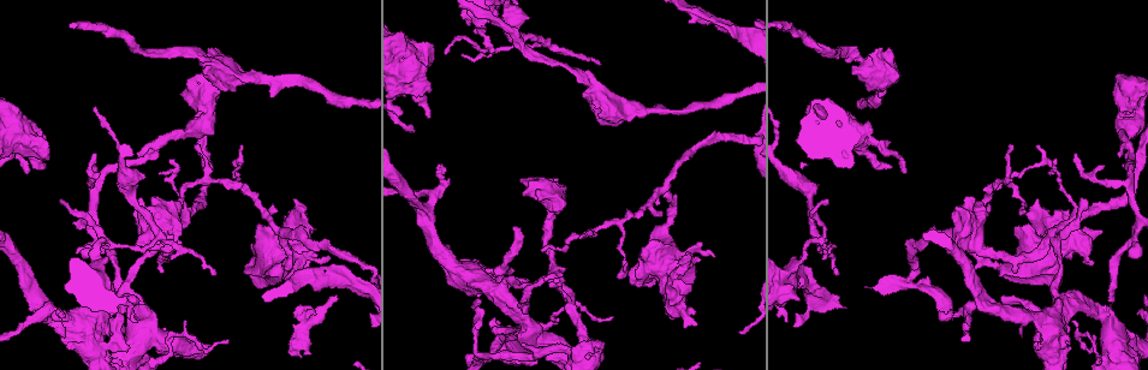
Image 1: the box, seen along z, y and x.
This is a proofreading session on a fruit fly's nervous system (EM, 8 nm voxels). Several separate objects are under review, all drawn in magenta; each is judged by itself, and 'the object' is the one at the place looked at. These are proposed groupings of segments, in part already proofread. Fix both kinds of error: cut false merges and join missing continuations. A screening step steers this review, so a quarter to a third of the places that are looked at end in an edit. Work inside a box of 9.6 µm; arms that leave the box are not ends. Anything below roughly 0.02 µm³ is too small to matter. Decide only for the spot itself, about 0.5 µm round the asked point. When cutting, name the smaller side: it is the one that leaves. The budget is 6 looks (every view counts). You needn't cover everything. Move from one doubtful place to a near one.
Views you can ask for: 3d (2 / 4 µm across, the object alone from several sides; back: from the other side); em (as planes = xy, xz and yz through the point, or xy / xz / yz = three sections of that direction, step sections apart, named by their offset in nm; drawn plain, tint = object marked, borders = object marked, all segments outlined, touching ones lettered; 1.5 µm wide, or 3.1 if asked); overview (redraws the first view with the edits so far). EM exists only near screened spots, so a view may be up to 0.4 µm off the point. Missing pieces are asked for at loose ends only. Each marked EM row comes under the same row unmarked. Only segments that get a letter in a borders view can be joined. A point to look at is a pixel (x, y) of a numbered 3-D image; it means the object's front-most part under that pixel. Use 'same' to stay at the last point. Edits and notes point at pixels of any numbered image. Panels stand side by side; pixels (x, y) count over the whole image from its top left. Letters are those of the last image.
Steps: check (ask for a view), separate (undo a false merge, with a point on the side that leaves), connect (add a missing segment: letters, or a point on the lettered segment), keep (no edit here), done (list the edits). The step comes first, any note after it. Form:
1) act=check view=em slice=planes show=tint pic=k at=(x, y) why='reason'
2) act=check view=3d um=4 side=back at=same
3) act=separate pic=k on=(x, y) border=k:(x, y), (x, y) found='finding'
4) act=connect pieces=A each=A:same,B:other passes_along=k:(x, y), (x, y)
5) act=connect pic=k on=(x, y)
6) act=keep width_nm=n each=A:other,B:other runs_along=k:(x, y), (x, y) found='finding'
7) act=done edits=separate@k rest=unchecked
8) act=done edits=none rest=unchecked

act=check view=em slice=planes show=tint pic=1 at=(1053, 299) why='branch stops here'

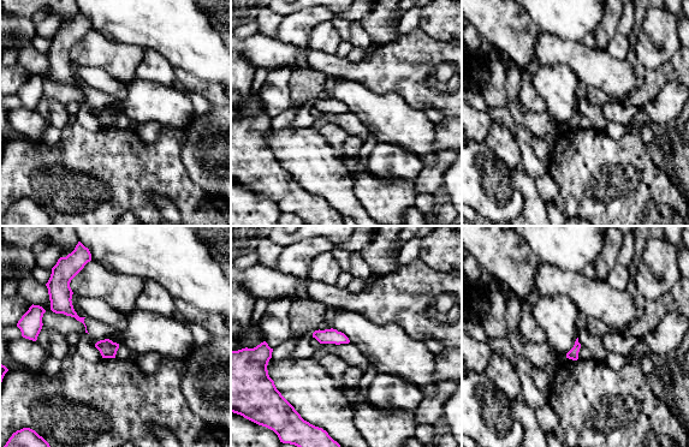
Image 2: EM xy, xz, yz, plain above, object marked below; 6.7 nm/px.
act=check view=em slice=planes show=borders at=same why='what lies round it'

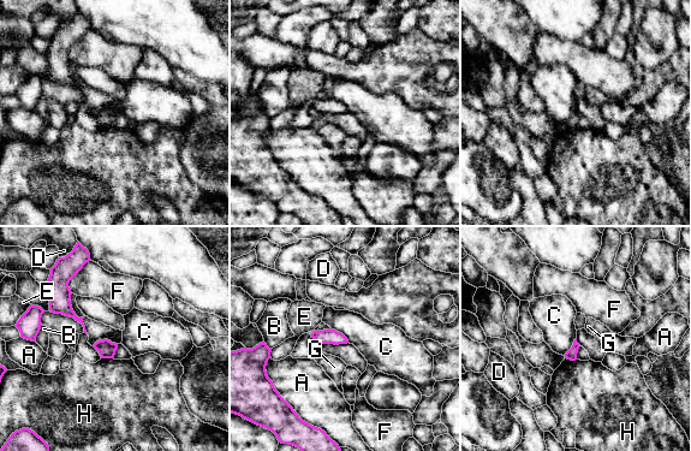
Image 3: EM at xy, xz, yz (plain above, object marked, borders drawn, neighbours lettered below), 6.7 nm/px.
act=keep each=A:other,B:other,C:other,D:other,E:other,F:other,G:other,H:other found='none of them fits'

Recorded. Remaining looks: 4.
act=check view=3d um=4 pic=1 at=(667, 189) why='arms part here'

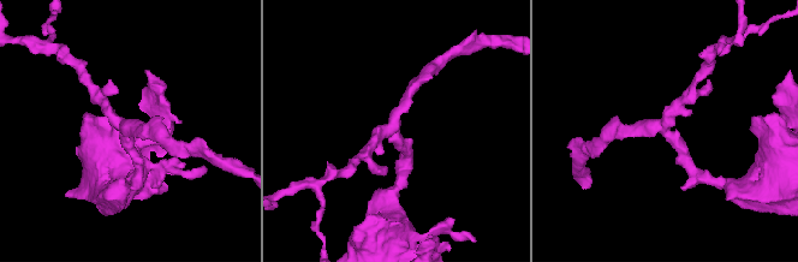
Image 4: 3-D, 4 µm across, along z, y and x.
act=check view=em slice=planes show=tint pic=4 at=(664, 130) arms=3

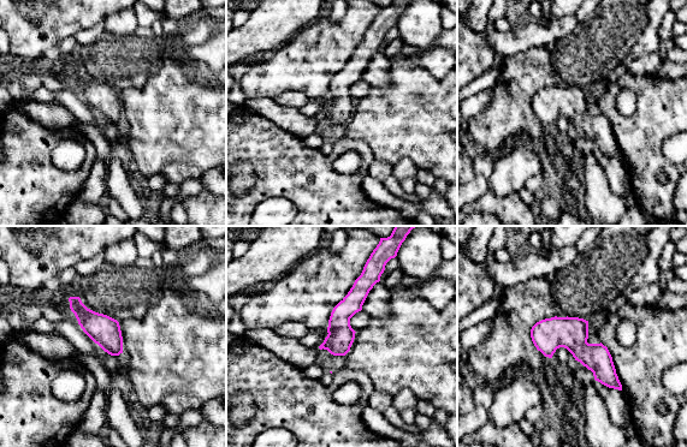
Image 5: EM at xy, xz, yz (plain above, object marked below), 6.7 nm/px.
act=check view=em slice=planes show=borders at=same

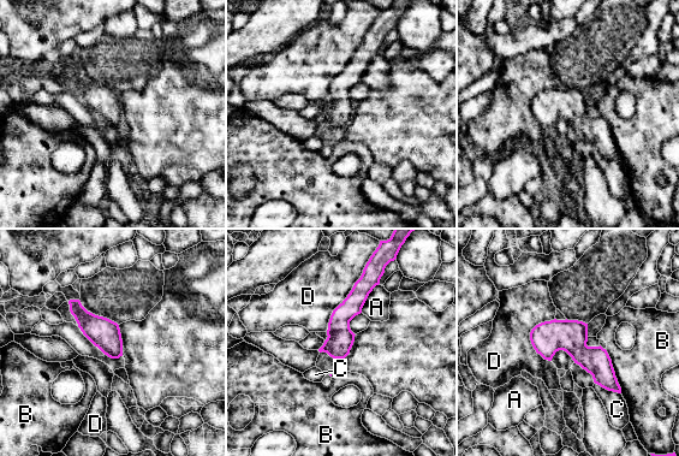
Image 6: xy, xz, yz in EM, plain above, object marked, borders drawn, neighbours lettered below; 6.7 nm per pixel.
act=keep width_nm=180 each=A:other,B:other,C:other,D:other found='all the same neuron'

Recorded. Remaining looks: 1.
act=done edits=none rest=unchecked

